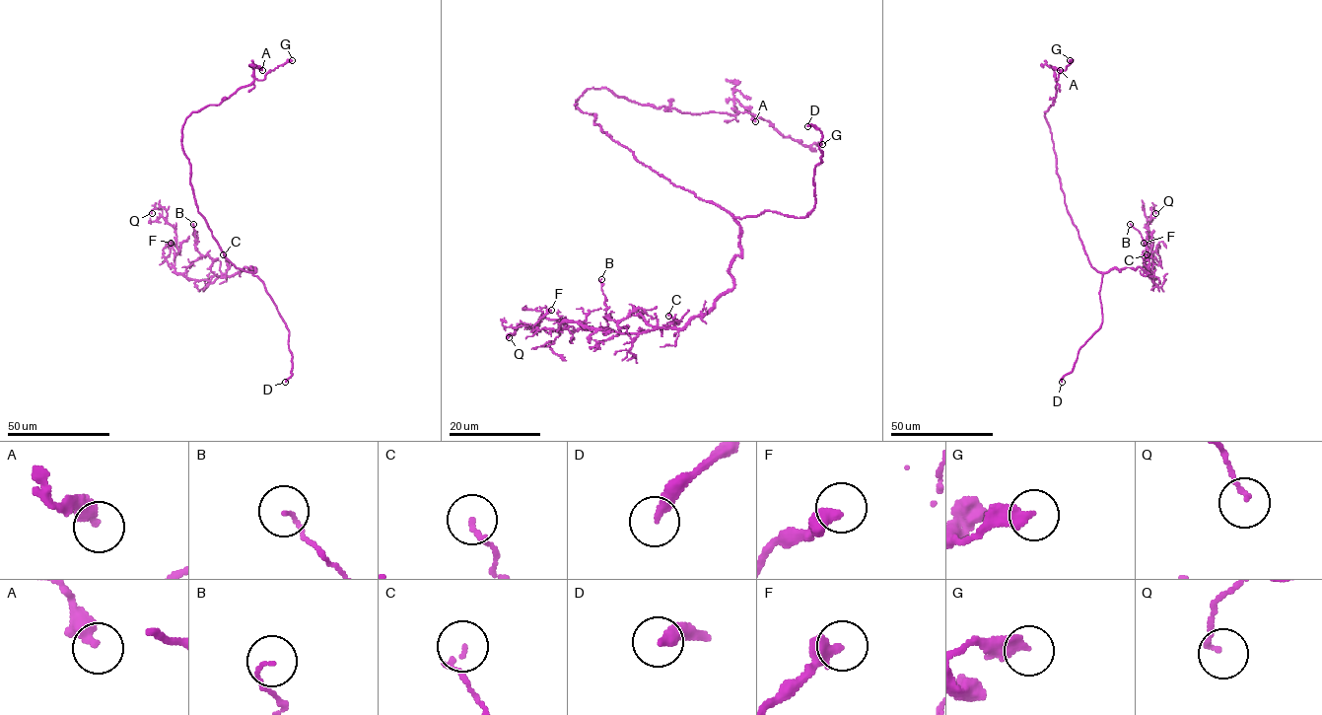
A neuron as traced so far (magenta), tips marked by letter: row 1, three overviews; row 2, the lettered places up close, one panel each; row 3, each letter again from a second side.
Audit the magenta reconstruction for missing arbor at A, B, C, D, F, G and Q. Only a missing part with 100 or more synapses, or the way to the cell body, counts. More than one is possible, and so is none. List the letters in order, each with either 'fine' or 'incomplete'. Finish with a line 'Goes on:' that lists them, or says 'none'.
A: fine
B: fine
C: fine
D: incomplete
F: fine
G: fine
Q: fine
Goes on: D

